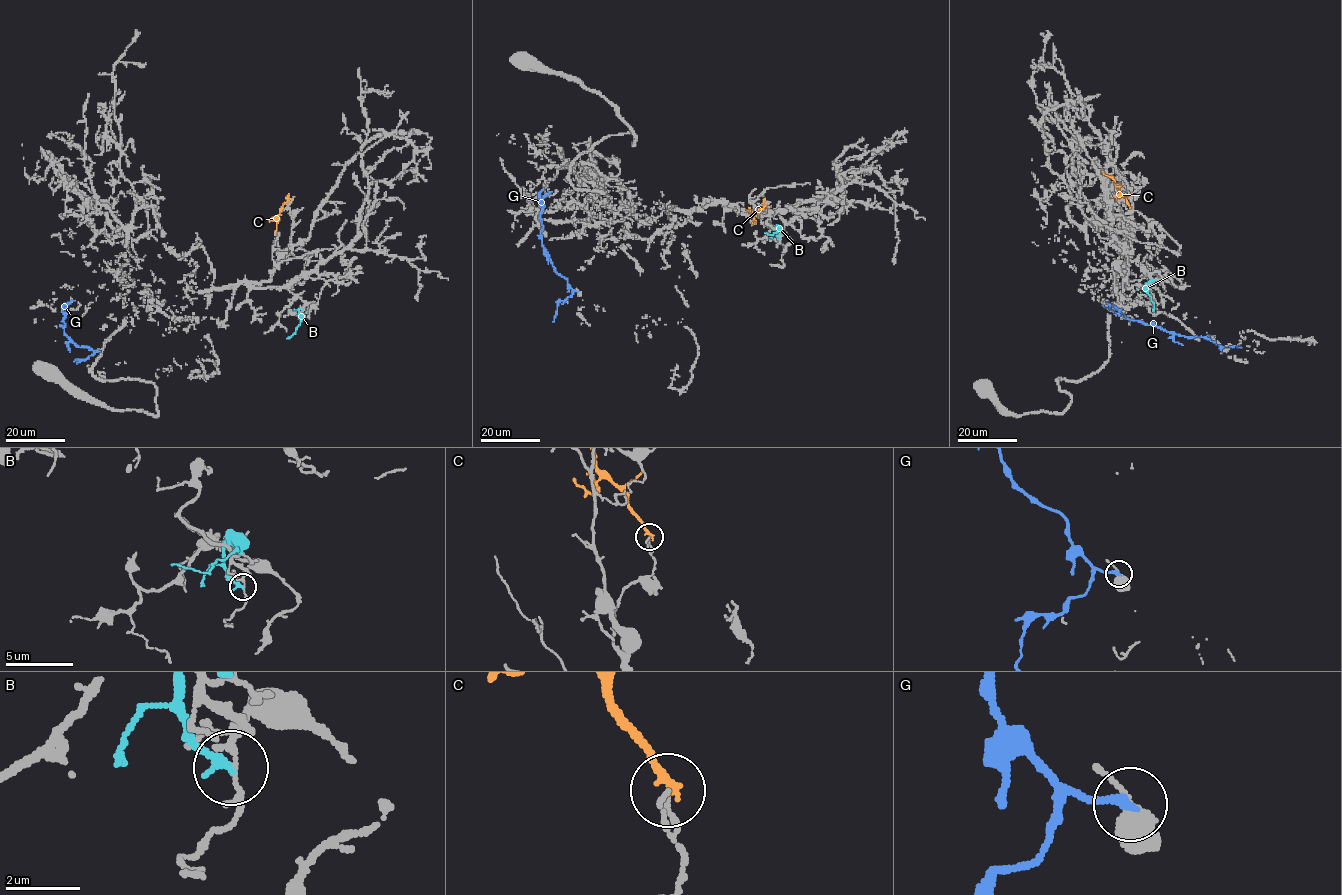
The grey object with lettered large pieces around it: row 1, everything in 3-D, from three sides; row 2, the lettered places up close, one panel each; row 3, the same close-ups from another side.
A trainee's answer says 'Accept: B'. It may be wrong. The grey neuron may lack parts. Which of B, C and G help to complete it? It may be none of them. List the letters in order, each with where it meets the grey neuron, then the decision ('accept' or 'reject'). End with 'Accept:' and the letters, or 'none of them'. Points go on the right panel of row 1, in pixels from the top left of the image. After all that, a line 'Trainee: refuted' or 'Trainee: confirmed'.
B: contact (1154, 279); reject
C: contact (1131, 208); reject
G: contact (1210, 337); reject
Accept: none of them
Trainee: refuted

